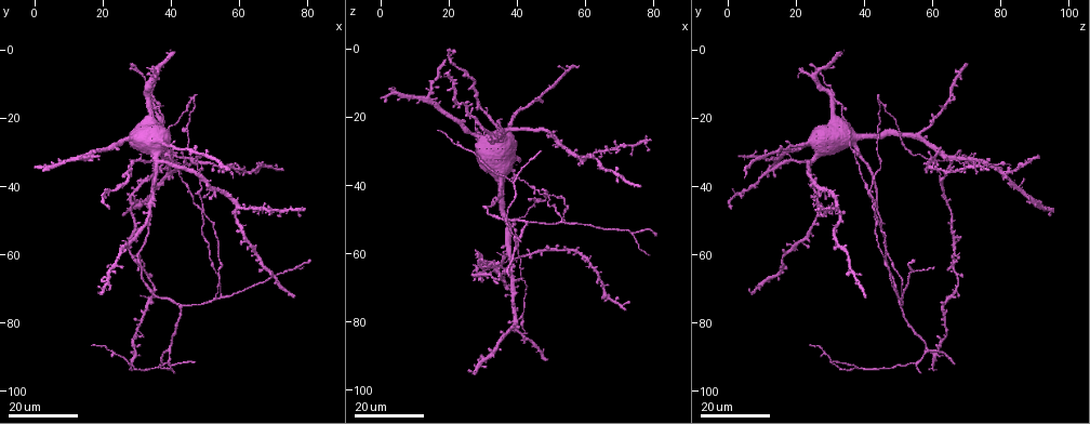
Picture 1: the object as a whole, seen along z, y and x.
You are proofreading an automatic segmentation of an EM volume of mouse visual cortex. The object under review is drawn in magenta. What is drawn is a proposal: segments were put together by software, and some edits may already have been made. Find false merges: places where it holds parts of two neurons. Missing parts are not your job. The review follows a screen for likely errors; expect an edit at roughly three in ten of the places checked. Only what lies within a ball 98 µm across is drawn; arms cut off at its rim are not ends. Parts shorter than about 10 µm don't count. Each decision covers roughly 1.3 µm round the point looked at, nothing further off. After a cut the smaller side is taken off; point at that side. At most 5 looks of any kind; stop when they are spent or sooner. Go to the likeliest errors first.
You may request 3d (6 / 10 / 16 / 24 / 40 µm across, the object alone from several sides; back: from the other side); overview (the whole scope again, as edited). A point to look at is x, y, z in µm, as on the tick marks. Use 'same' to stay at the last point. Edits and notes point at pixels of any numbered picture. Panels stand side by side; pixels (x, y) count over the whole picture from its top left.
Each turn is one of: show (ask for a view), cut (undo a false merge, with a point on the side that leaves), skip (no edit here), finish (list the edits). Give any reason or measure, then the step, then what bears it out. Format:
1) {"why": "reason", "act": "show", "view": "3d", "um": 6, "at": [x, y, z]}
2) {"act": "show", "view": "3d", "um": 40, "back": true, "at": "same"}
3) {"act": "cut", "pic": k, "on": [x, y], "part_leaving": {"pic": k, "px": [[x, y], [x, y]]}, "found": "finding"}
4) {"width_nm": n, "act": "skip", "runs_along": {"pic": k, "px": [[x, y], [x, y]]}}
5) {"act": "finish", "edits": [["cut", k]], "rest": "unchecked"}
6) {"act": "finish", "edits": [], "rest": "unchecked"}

{"why": "three-way junction", "act": "show", "view": "3d", "um": 24, "at": [49.0, 46.5, 43.0]}

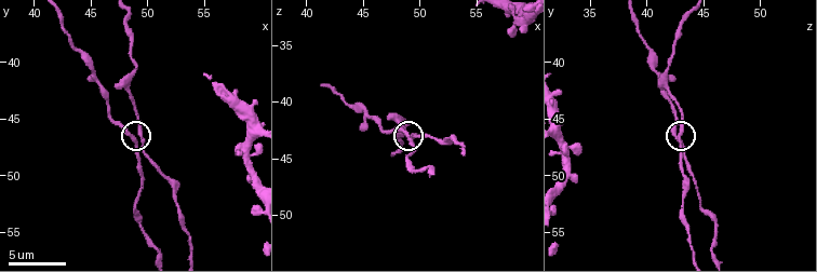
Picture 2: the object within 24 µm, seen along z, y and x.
{"why": "closer look", "act": "show", "view": "3d", "um": 6, "at": [49.2, 46.2, 43.2]}

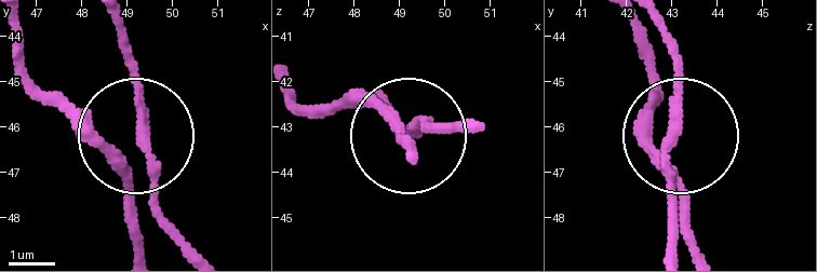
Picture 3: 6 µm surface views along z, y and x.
{"why": "other side", "act": "show", "view": "3d", "um": 6, "back": true, "at": [49.35, 46.15, 43.00]}

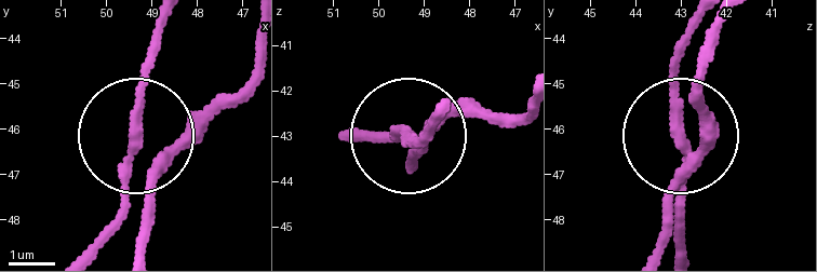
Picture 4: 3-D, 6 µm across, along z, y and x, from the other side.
{"act": "skip", "runs_along": {"pic": 4, "px": [[253, 75], [168, 144], [145, 144], [133, 97], [157, 21]]}, "found": "all the same neuron"}

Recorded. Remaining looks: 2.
{"why": "sudden change in width", "act": "show", "view": "3d", "um": 24, "at": [47.0, 14.5, 43.5]}

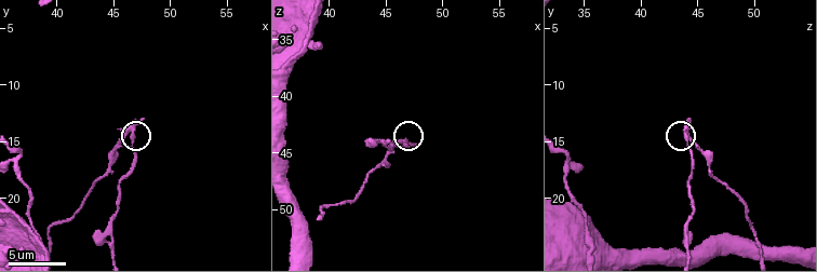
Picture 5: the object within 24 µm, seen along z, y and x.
{"act": "show", "view": "3d", "um": 10, "at": [46.8, 14.8, 43.8]}

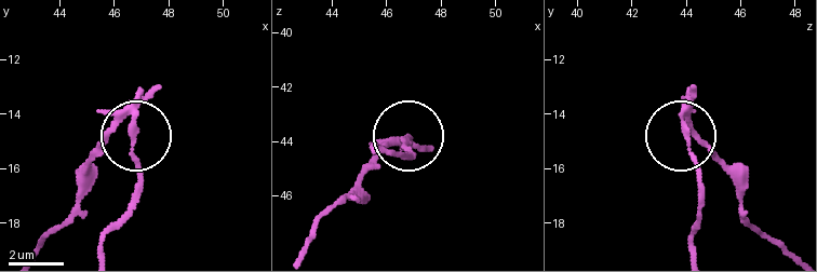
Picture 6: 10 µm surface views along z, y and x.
{"width_nm": 220, "act": "cut", "pic": 6, "on": [104, 132], "part_leaving": {"pic": 6, "px": [[137, 105], [85, 172], [75, 206], [37, 248]]}, "found": "two neurons meet here"}

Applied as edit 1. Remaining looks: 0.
{"act": "finish", "edits": [["cut", 6]], "rest": "unchecked"}

